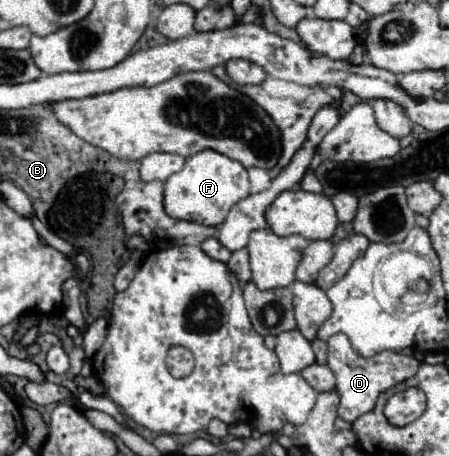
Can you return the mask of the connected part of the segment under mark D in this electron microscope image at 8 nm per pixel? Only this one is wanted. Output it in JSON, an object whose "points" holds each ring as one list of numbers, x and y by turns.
{"points":[[333,334,327,340,327,348,329,348,329,354,327,354,329,368,333,370,333,374,337,378,337,394,341,398,339,416,347,422,355,422,359,416,371,412,375,408,377,398,385,390,415,376,417,368,419,368,419,360,415,356,405,356,399,352,379,352,373,358,363,358,353,350,353,346,345,334]]}

